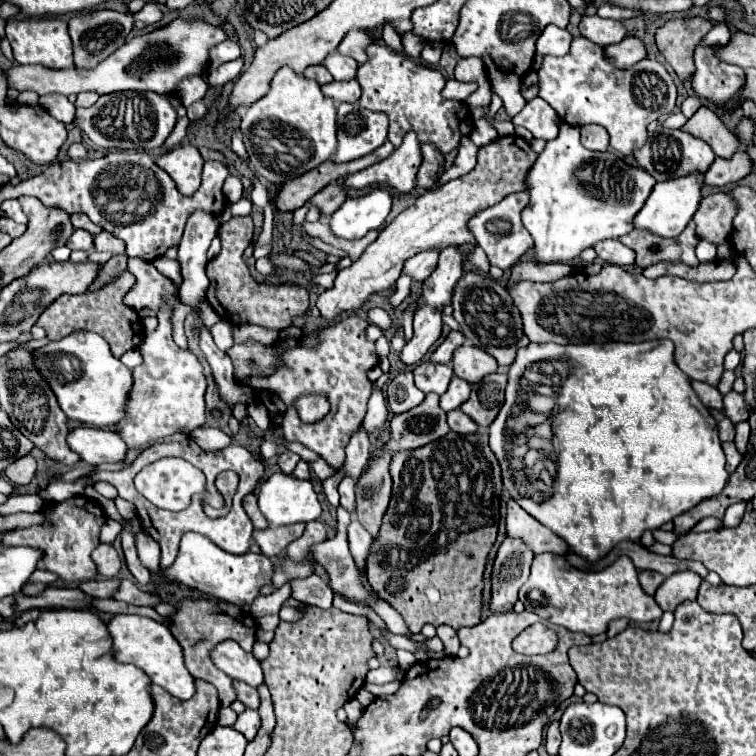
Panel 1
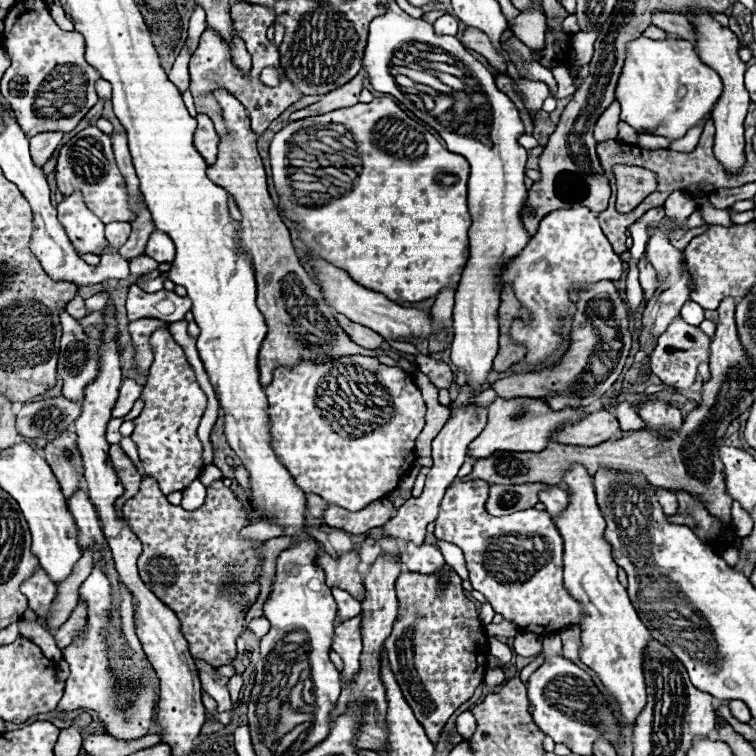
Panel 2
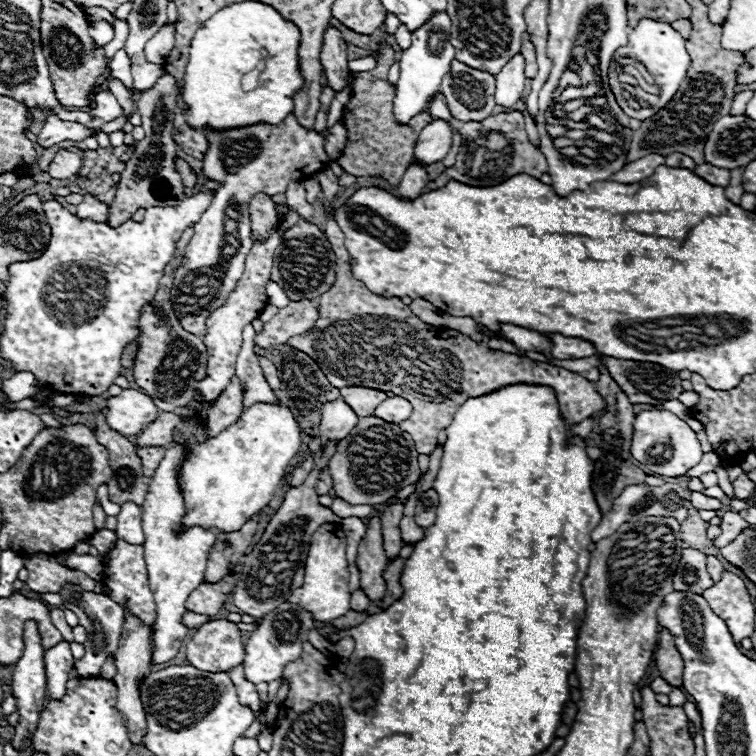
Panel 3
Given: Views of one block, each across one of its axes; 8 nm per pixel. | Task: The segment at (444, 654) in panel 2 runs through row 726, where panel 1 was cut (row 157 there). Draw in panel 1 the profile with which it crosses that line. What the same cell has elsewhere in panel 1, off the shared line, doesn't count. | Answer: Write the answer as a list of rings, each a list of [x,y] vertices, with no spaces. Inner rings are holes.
[[[422,144],[422,166],[418,170],[418,182],[416,186],[430,190],[436,186],[438,178],[444,172],[444,156],[432,146],[432,144]]]

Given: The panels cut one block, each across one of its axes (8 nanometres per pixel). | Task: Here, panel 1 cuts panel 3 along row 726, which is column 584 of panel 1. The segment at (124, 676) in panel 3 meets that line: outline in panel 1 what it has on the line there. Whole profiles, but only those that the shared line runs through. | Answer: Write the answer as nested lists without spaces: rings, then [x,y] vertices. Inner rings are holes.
[[[588,124],[582,126],[580,130],[582,130],[582,144],[588,150],[598,150],[598,152],[608,150],[608,132],[604,128],[600,128],[598,124]]]

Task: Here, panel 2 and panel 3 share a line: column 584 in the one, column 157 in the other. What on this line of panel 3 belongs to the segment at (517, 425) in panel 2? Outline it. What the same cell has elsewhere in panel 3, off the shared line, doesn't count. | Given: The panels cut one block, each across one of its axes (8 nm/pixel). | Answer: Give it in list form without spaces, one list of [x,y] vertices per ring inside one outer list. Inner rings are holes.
[[[132,388],[124,390],[118,396],[110,396],[106,408],[108,426],[122,436],[136,436],[146,424],[150,424],[158,416],[154,400]]]

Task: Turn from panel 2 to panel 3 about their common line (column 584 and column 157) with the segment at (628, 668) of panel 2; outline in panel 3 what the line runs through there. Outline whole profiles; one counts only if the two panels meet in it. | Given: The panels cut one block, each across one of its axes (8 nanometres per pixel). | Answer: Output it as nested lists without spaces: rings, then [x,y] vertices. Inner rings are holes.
[[[172,446],[166,450],[166,458],[156,468],[146,502],[142,506],[142,528],[146,536],[146,542],[142,548],[144,548],[146,566],[148,566],[148,586],[156,600],[156,620],[152,624],[152,640],[154,640],[152,664],[168,662],[182,648],[182,642],[188,634],[188,628],[182,622],[182,614],[186,612],[184,602],[202,584],[208,550],[214,544],[214,534],[198,526],[190,528],[180,538],[174,536],[174,528],[178,528],[186,510],[182,492],[176,480],[176,472],[178,472],[178,466],[182,464],[182,458],[184,458],[184,450],[180,446]]]

